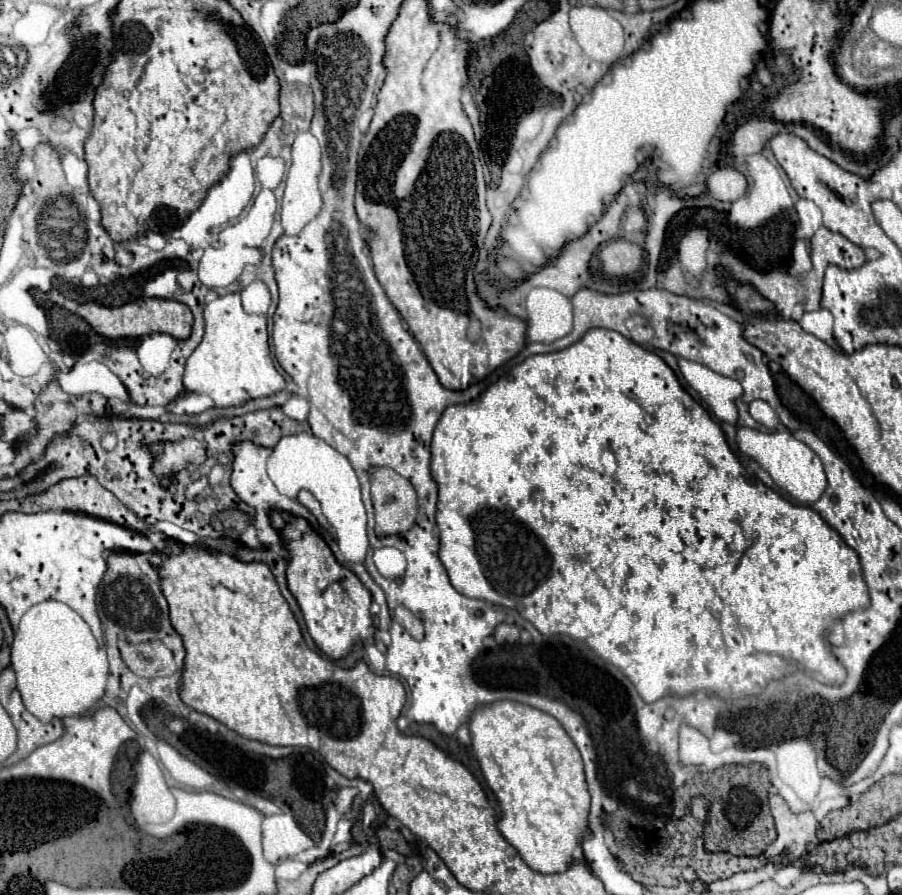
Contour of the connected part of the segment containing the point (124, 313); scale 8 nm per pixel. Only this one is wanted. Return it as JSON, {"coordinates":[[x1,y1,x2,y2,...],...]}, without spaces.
{"coordinates":[[139,299,127,303,123,307,103,307,97,303,85,303,77,307,77,315,81,315,95,333,107,339,123,339,123,337,145,337,151,333,167,333,177,341,189,339,193,327,193,315,187,305,169,301,169,299]]}

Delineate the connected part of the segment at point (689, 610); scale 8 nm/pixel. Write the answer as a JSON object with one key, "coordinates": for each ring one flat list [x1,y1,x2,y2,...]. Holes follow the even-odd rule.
{"coordinates":[[591,329,585,333,585,337,577,343,573,343,571,347,557,351,557,353,547,353,547,355,533,355,527,361,523,361,521,365,513,367,513,371,509,375,503,375,497,383,493,383,485,393,479,395,479,399,467,403,467,405,453,405,449,407,443,417,439,419,435,433,433,433,433,443,431,443,431,473,439,485,439,503,437,503,437,527,441,527,441,561,445,565,445,569,449,571,451,583,453,587,463,593,465,597,471,599,483,599,489,601,493,605,503,605,509,609,519,611,521,617,525,617,527,621,531,621,539,633,543,635,569,635,581,643,585,643,589,649,597,651,597,655,601,655,601,659,609,661,611,665,615,665,637,689,637,693,641,695,641,699,645,703,655,703,665,695,673,695,673,697,687,697,691,693,697,691,705,691,713,693,717,691,719,699,739,699,739,697,753,697,759,695,769,681,773,679,783,679,795,671,803,671,809,677,817,679,819,683,825,685,841,685,845,681,845,669,843,665,835,659,835,655,829,649,827,643,827,631,833,623,841,621,847,613,851,611,859,611,869,607,869,591,865,587,865,579,863,579,863,571,861,571,861,563,859,563,859,555,841,539,841,535,837,531,833,531,821,517,817,511,813,511,807,505,793,505,789,503,783,495,777,495,773,489,769,489,767,485,763,485,763,489,755,487,753,479,747,475,745,467,741,465,741,461,735,457,735,453,731,451,723,429,709,417,709,413,691,399,691,395,681,387,681,383,677,381,675,373,671,371,671,367,655,353,645,351,643,347,639,347,637,343,633,343,631,339,625,339,621,333,617,331,609,331,609,329],[751,545,755,545,755,553,745,553]]}

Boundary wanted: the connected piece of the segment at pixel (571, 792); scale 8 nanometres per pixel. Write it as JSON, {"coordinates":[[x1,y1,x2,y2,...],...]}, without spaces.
{"coordinates":[[497,701,479,707,469,721,473,753,479,761,489,789,499,801,497,829,517,849,521,859,537,873,561,873,573,863,573,849,589,833,589,791,583,773,583,761,561,723,551,715,515,701]]}

